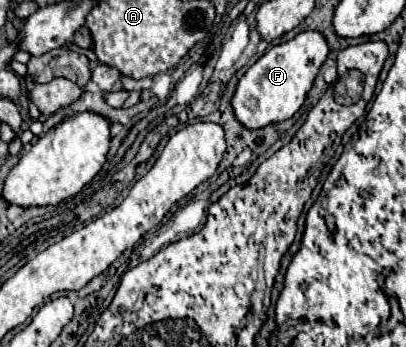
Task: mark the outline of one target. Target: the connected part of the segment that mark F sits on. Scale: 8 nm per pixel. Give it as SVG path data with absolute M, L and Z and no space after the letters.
M302 31L294 39L268 49L238 81L232 97L236 119L246 129L262 129L290 119L304 103L320 65L328 57L326 39L318 31Z

